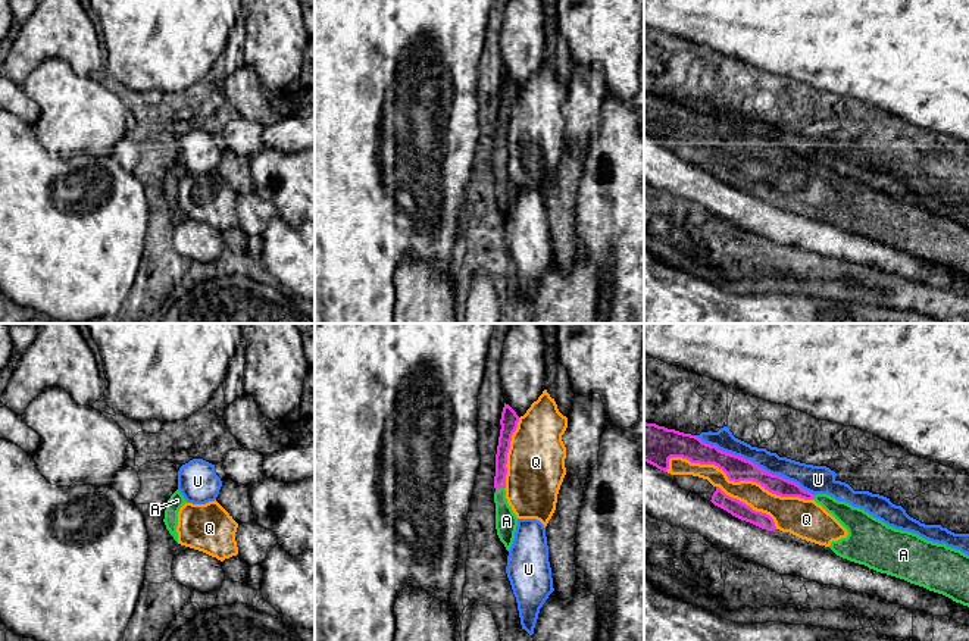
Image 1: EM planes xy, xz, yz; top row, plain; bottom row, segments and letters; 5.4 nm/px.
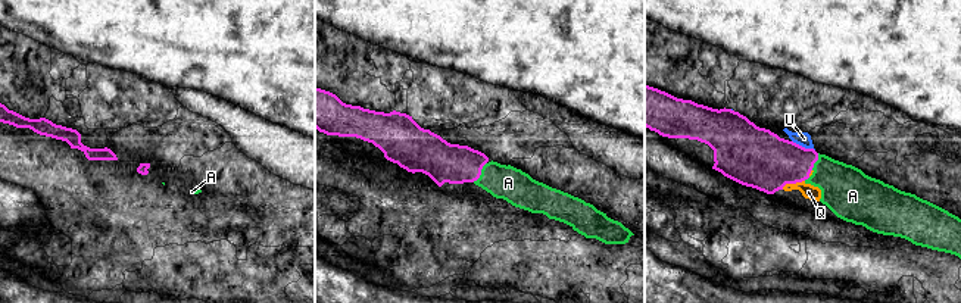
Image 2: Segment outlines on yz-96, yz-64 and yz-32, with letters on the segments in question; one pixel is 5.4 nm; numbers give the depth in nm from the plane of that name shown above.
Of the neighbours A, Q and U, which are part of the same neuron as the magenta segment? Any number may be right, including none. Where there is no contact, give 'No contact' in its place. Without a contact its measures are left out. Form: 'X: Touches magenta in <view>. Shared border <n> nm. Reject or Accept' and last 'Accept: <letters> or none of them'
A: Touches magenta in xz. Shared border 50 nm. Accept
Q: Touches magenta in yz. Shared border 800 nm. Reject
U: Touches magenta in yz. Shared border 750 nm. Reject
Accept: A

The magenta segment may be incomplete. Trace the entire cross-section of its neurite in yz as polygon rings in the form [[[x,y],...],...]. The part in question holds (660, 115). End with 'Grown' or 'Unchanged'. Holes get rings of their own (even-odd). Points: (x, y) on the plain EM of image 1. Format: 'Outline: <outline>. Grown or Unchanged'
Outline: [[[644,93],[644,132],[666,143],[671,128],[715,135],[729,151],[753,151],[781,168],[815,171],[848,203],[845,209],[831,213],[829,219],[837,226],[969,278],[969,226],[960,221],[888,197],[863,179],[838,172],[828,165],[815,166],[750,131],[703,113],[696,106]]]. Grown

